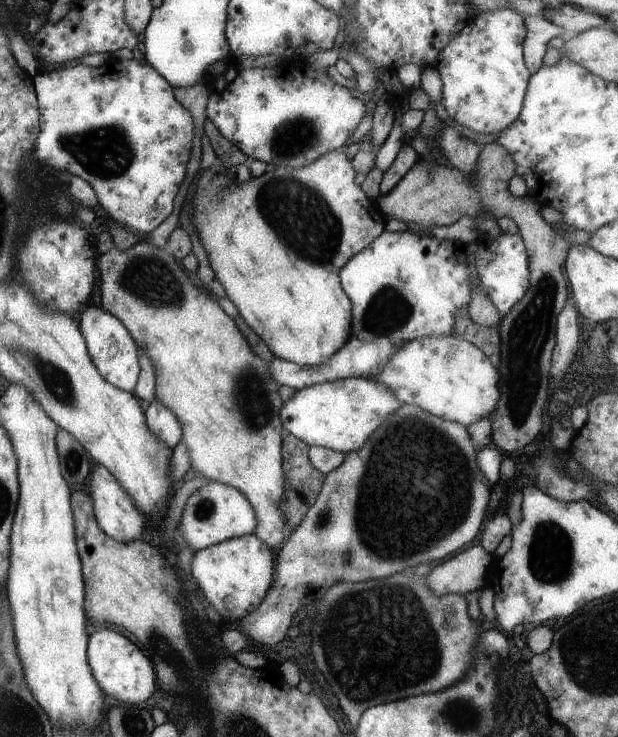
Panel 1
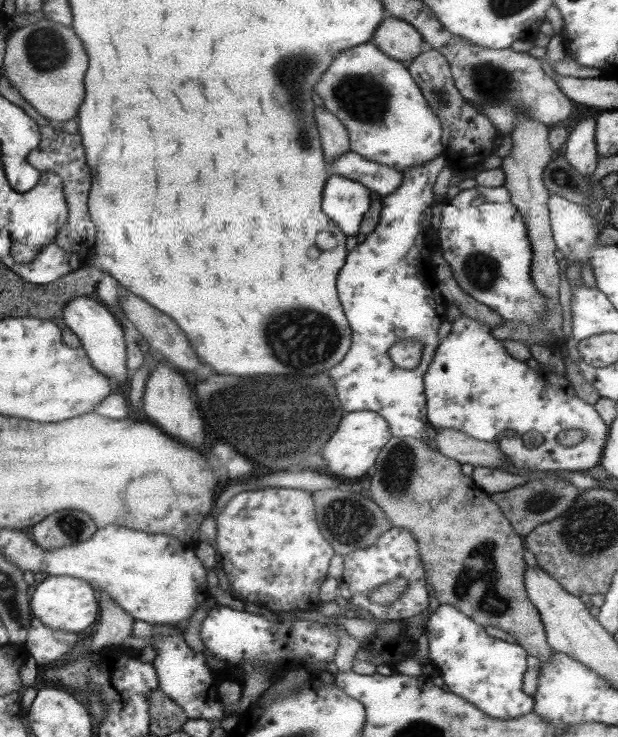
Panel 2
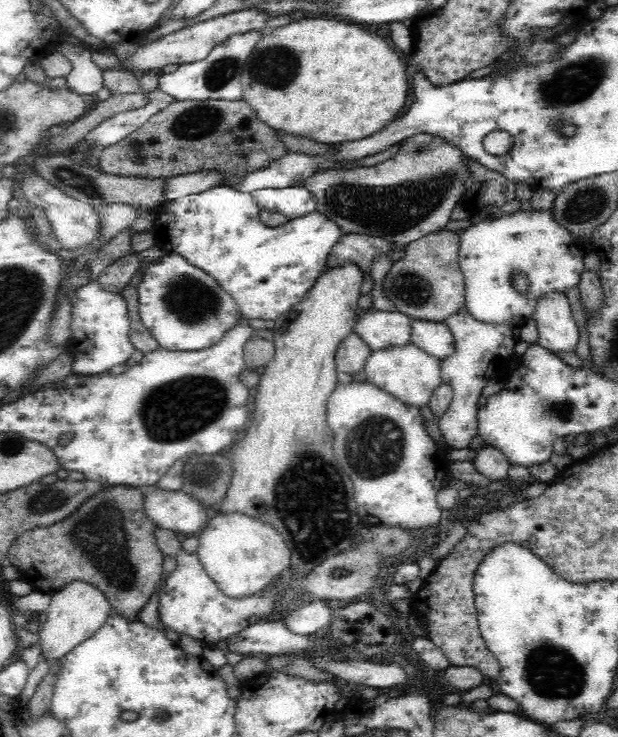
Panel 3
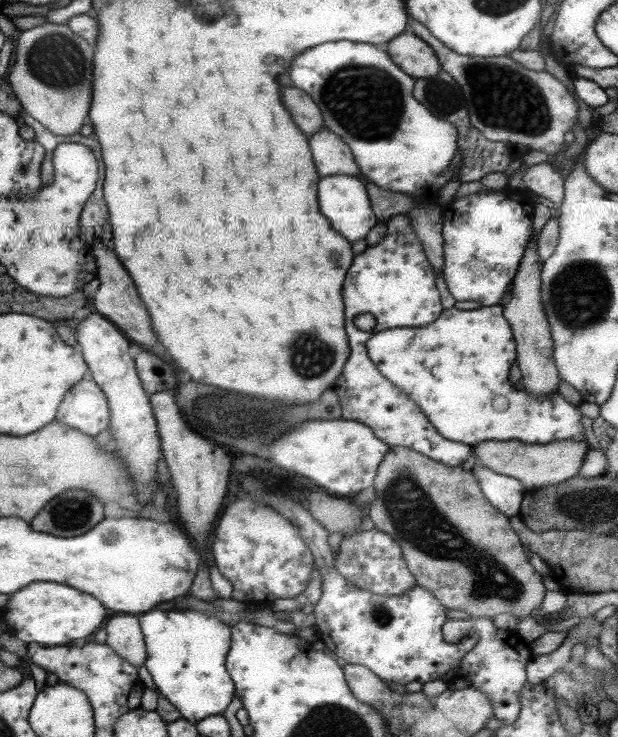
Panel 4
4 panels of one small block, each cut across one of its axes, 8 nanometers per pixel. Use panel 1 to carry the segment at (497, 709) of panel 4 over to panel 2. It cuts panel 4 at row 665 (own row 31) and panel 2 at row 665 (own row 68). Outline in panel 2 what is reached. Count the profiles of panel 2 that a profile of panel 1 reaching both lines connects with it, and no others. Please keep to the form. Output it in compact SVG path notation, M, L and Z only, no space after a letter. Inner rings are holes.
M441 604L429 616L425 636L429 642L429 662L439 670L439 676L445 682L447 692L457 694L459 698L463 698L471 706L475 706L479 712L483 712L485 716L495 718L495 720L515 720L515 718L521 718L521 716L527 716L529 712L533 712L535 698L527 696L523 692L523 676L527 672L527 666L525 666L527 654L523 648L519 648L517 644L507 644L503 640L487 636L485 628L481 624L469 620L467 616L463 616L449 604Z

